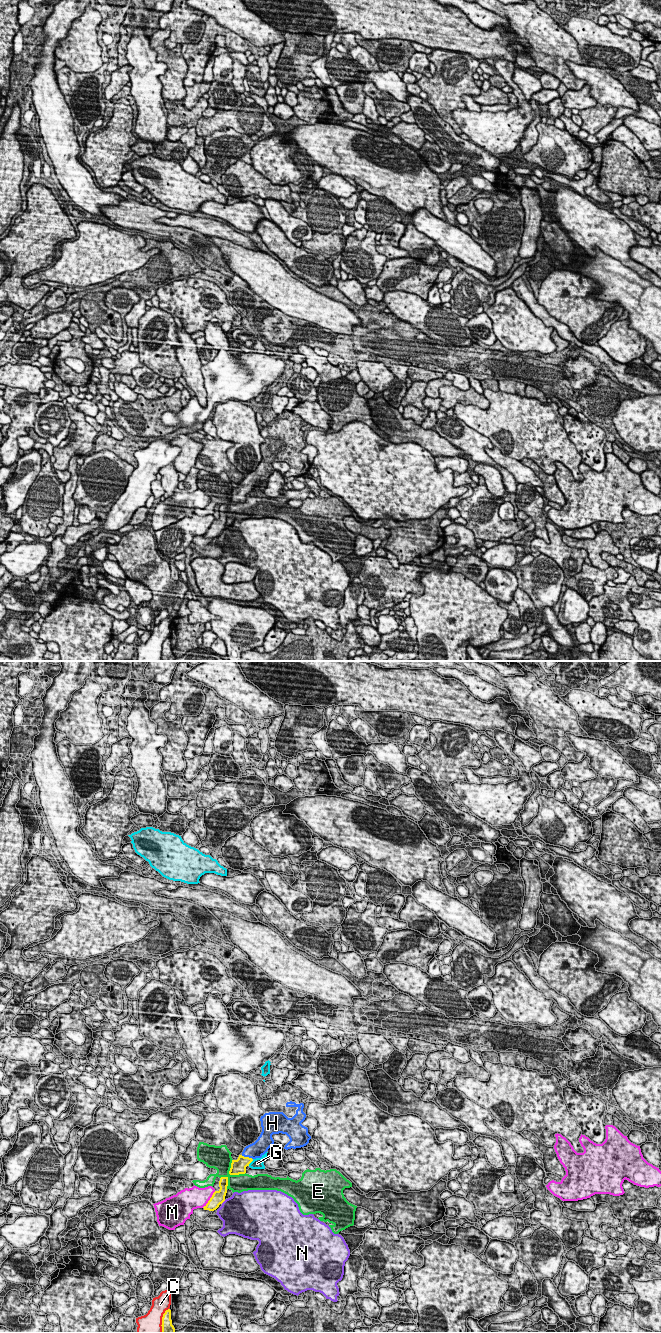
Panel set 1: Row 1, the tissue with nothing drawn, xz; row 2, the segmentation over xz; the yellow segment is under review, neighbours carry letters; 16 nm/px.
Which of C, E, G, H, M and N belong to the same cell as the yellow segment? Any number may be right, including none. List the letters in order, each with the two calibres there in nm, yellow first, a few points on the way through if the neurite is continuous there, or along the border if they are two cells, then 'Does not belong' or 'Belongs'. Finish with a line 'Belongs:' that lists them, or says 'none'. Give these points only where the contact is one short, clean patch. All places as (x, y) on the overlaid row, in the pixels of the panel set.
C: Thickness 220 nm (yellow) against 380 nm. Does not belong
E: Thickness 240 nm (yellow) against 300 nm. Does not belong
G: Thickness 240 nm (yellow) against 170 nm. Boundary: xz (253, 1159), (248, 1165). Does not belong
H: Thickness 240 nm (yellow) against 260 nm. Path across: xz (238, 1166), (247, 1157), (255, 1150). Belongs
M: Thickness 220 nm (yellow) against 340 nm. Does not belong
N: Thickness 220 nm (yellow) against 480 nm. Does not belong
Belongs: H

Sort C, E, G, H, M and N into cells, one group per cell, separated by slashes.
C / E / G / H / M / N

